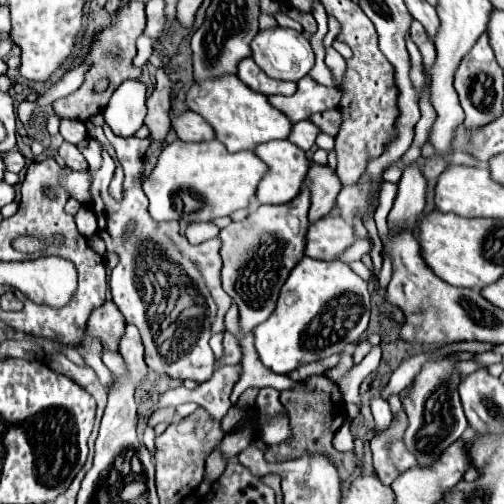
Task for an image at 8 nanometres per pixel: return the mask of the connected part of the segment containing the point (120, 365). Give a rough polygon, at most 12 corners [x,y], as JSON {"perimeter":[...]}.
{"perimeter":[[104,349],[101,359],[116,376],[127,371],[118,353]]}

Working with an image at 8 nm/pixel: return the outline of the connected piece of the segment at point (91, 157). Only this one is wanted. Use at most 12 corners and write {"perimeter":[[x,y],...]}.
{"perimeter":[[85,138],[77,144],[88,161],[90,170],[101,167],[102,156],[98,142]]}

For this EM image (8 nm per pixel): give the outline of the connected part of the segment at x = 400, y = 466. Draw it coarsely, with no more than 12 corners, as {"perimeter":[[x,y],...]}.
{"perimeter":[[407,414],[371,440],[373,466],[383,484],[393,484],[417,464],[403,442]]}

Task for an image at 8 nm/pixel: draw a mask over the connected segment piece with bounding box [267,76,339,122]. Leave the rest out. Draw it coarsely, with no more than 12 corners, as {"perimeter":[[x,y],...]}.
{"perimeter":[[309,76],[291,96],[267,96],[291,122],[337,108],[339,88]]}

